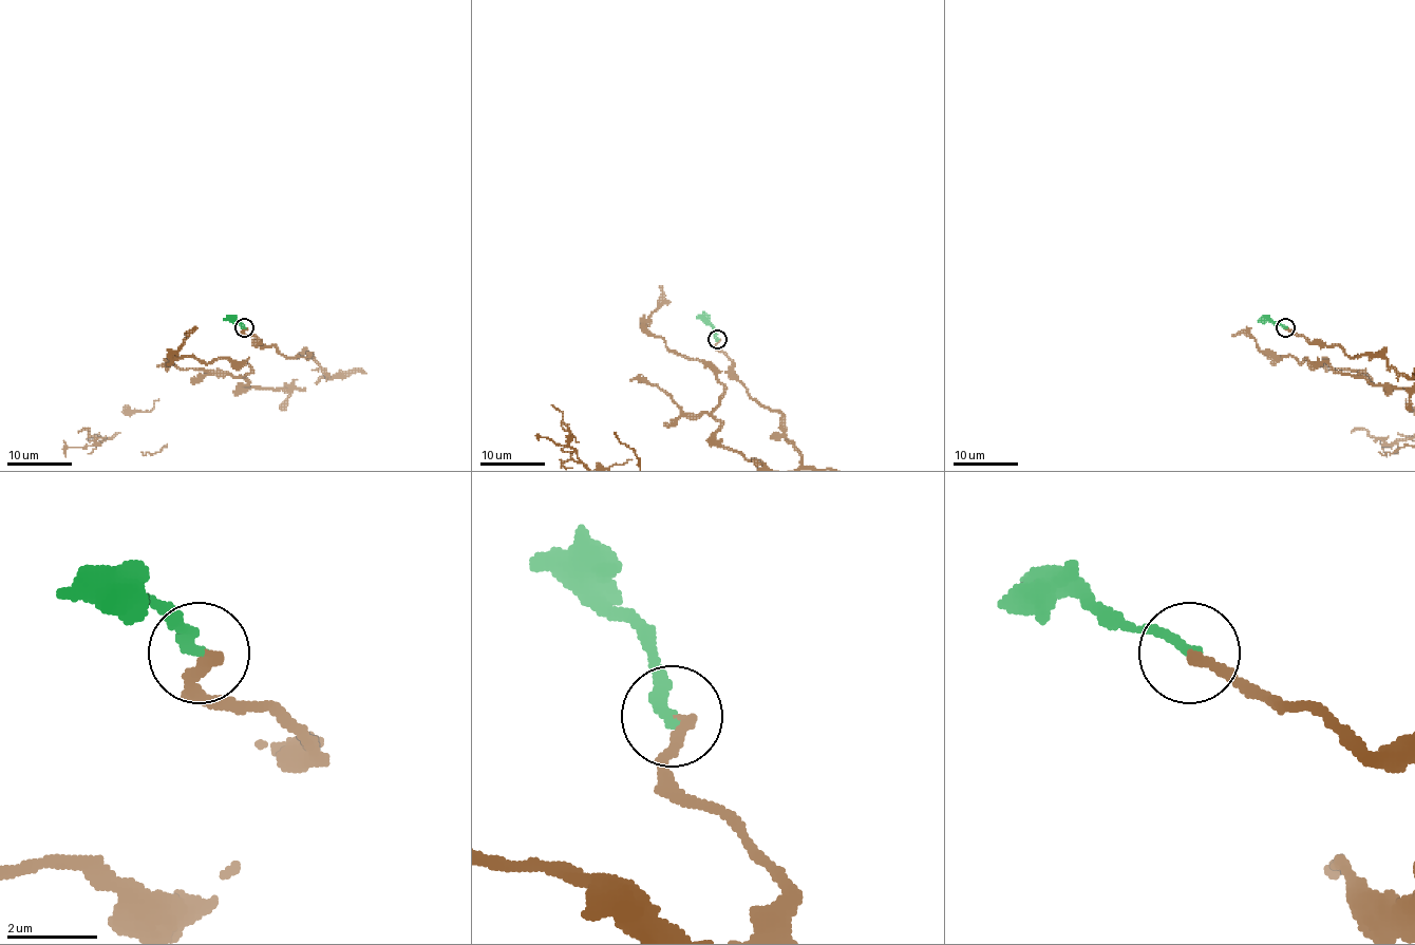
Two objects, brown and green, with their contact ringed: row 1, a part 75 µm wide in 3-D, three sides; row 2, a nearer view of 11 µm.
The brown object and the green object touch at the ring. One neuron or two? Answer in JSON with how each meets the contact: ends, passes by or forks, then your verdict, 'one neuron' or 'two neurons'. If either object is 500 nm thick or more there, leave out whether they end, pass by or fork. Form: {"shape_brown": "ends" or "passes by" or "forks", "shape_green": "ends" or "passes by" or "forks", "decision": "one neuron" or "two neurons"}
{"shape_brown": "ends", "shape_green": "ends", "decision": "one neuron"}

